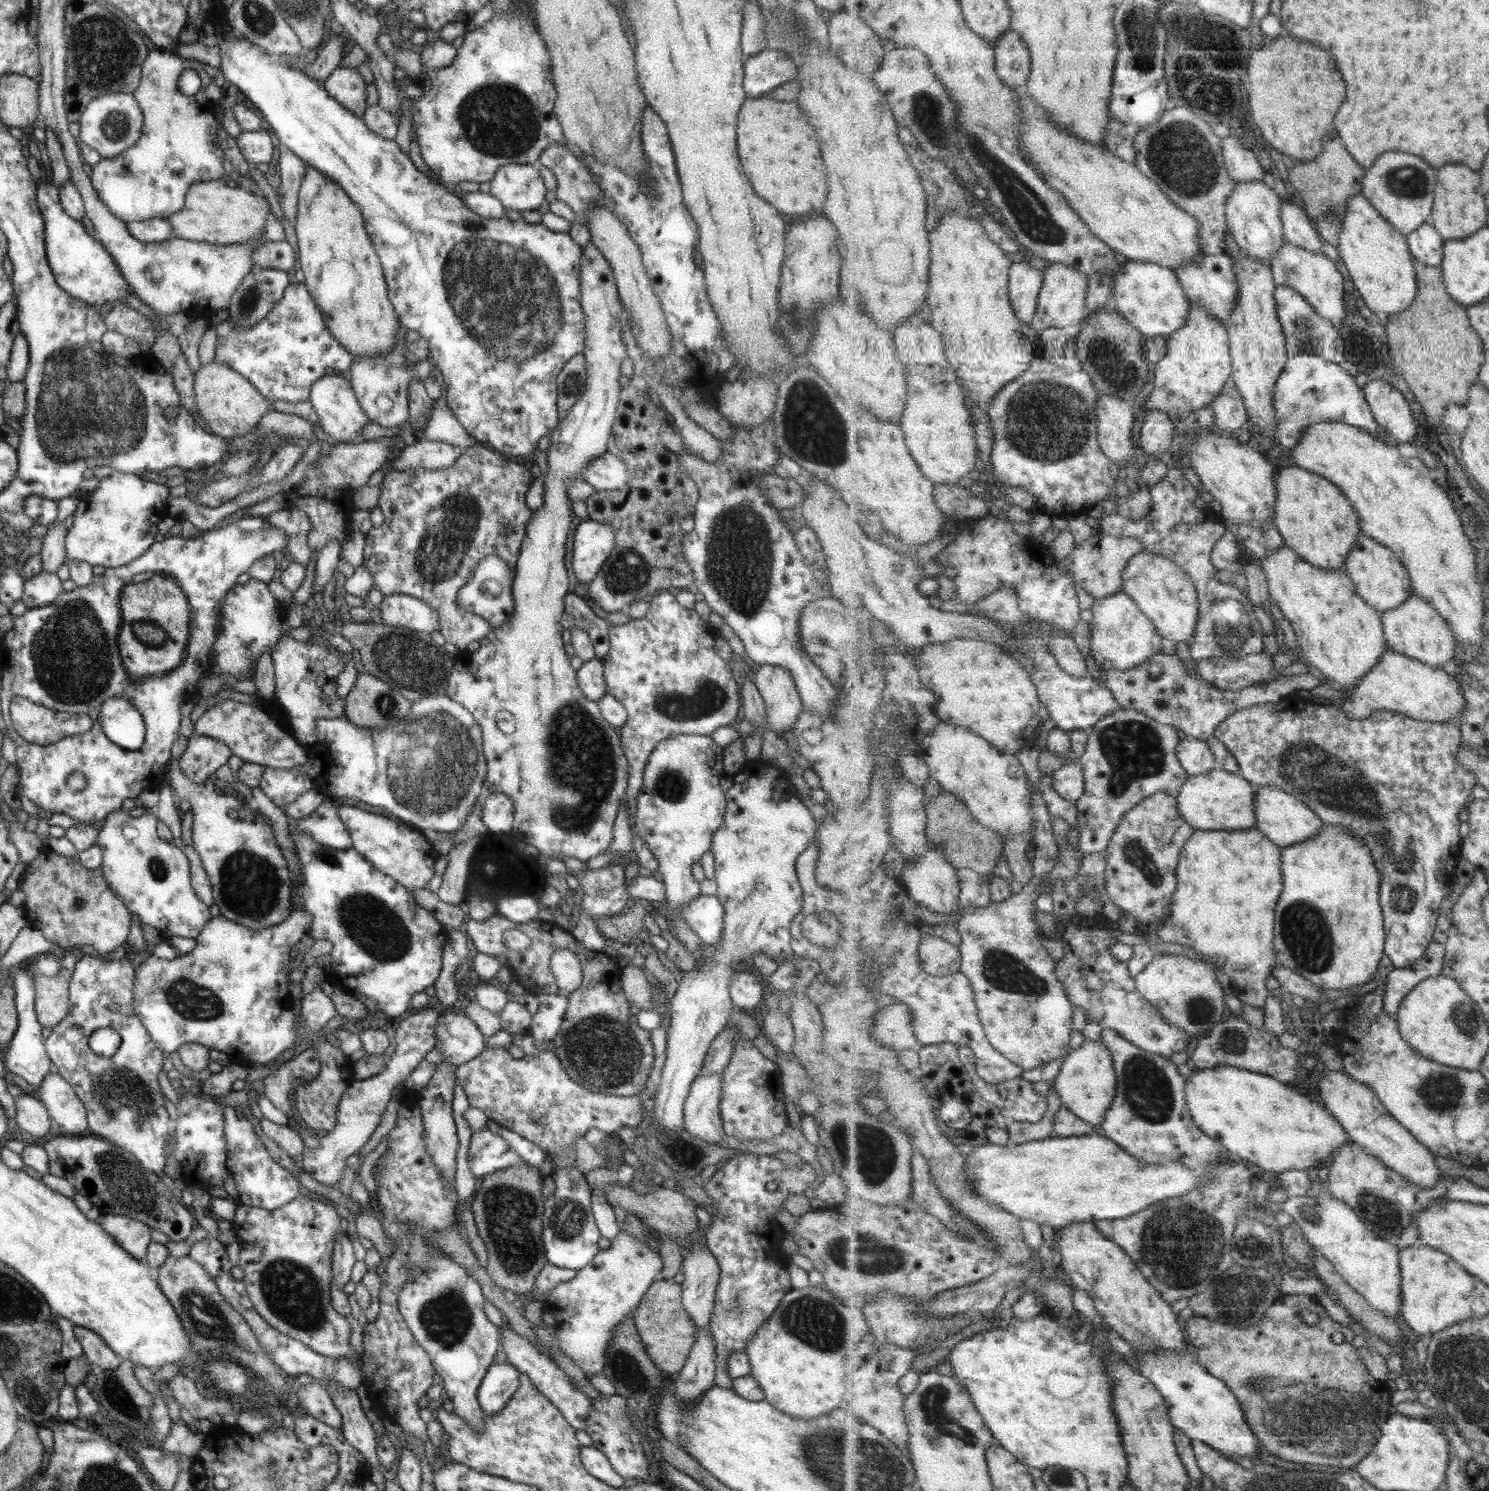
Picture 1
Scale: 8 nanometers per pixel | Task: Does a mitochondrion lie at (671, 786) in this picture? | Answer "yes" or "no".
yes

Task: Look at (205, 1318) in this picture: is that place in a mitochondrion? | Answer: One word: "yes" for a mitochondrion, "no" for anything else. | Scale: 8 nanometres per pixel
yes

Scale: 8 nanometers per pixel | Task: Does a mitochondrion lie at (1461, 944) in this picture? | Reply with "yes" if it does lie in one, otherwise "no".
no

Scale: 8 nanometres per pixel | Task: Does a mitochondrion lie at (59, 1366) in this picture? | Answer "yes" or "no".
no

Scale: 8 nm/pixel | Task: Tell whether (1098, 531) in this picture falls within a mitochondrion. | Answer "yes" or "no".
no

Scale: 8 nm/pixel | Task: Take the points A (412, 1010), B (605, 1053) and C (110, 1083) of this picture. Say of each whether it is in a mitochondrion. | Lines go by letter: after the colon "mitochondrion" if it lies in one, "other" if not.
A: other
B: mitochondrion
C: mitochondrion

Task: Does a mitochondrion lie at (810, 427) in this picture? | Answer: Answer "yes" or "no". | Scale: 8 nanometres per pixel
yes

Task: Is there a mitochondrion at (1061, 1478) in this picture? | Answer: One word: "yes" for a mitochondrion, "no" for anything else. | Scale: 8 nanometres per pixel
yes

